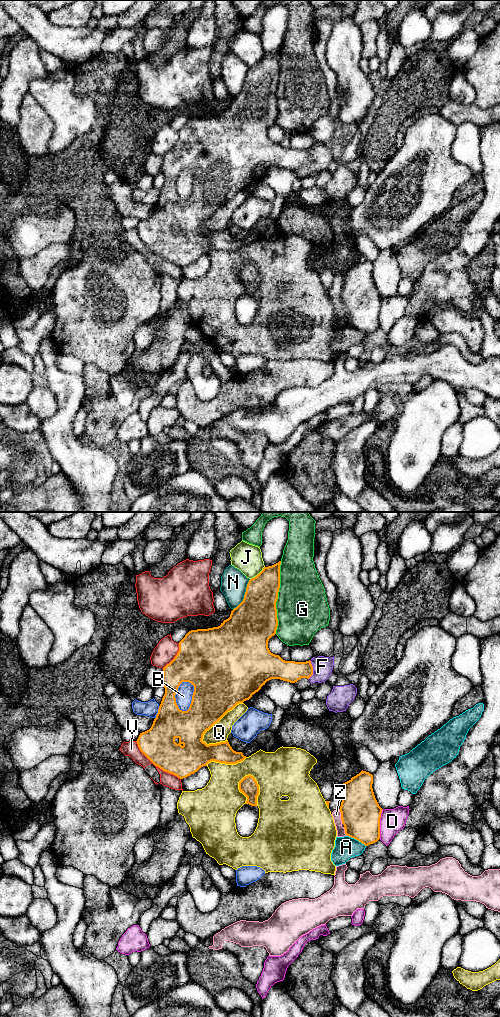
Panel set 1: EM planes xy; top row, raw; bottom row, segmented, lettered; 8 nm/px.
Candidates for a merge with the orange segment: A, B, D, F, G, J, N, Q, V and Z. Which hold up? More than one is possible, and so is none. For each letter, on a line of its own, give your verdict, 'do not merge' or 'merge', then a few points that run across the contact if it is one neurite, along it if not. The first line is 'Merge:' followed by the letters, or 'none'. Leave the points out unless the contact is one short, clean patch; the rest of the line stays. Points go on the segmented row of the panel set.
Merge: none
A: do not merge
B: do not merge
D: do not merge
F: do not merge
G: do not merge
J: do not merge
N: do not merge
Q: do not merge
V: do not merge
Z: do not merge; line xy (338, 809), (342, 823)

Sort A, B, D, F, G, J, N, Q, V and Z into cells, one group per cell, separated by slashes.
A / B / D / F / G / J / N / Q / V / Z

